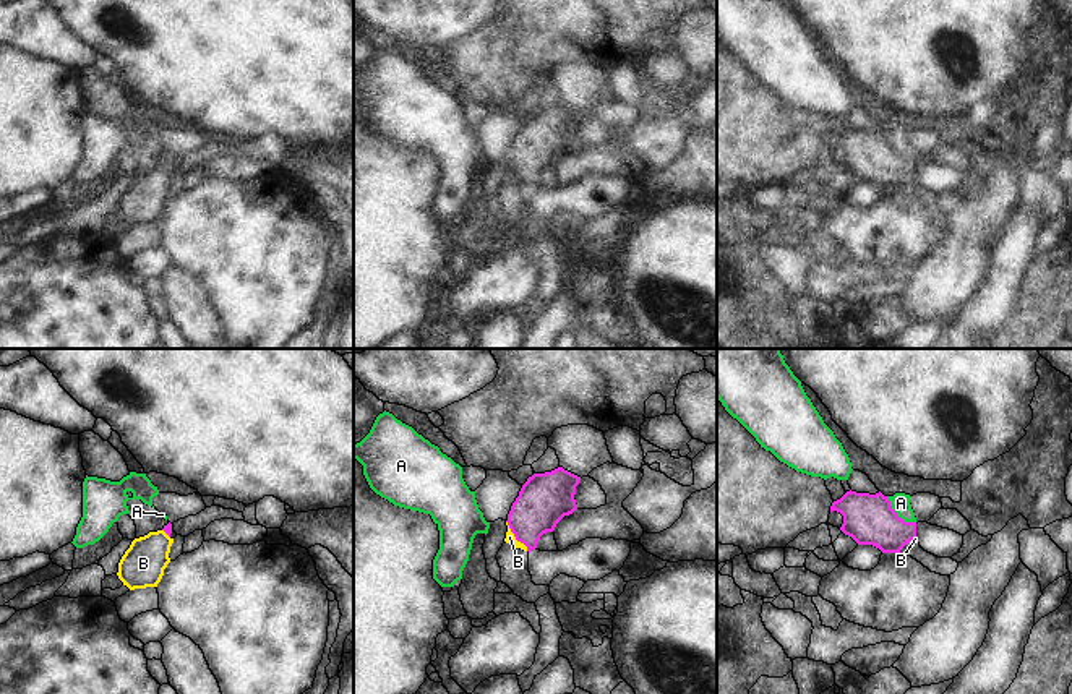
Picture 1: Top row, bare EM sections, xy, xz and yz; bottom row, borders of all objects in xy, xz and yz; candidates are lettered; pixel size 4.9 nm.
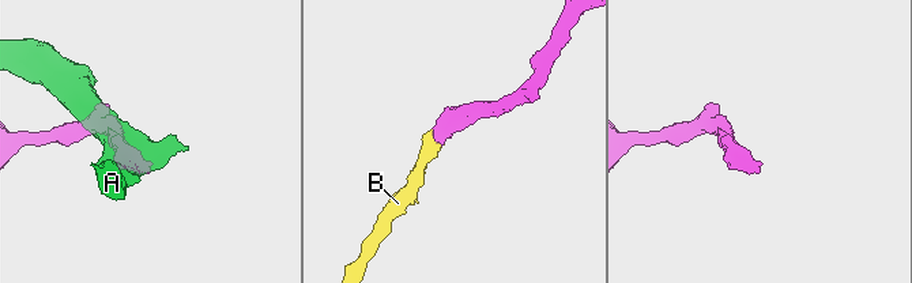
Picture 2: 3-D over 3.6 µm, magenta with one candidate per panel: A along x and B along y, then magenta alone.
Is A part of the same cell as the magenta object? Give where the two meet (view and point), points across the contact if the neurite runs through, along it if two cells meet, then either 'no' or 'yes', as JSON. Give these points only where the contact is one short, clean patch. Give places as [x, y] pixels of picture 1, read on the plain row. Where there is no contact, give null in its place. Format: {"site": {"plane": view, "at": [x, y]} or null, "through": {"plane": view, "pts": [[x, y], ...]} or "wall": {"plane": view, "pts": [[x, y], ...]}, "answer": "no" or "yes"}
{"site": {"plane": "yz", "at": [896, 151]}, "wall": {"plane": "yz", "pts": [[886, 133], [891, 145], [900, 154], [915, 159]]}, "answer": "no"}

